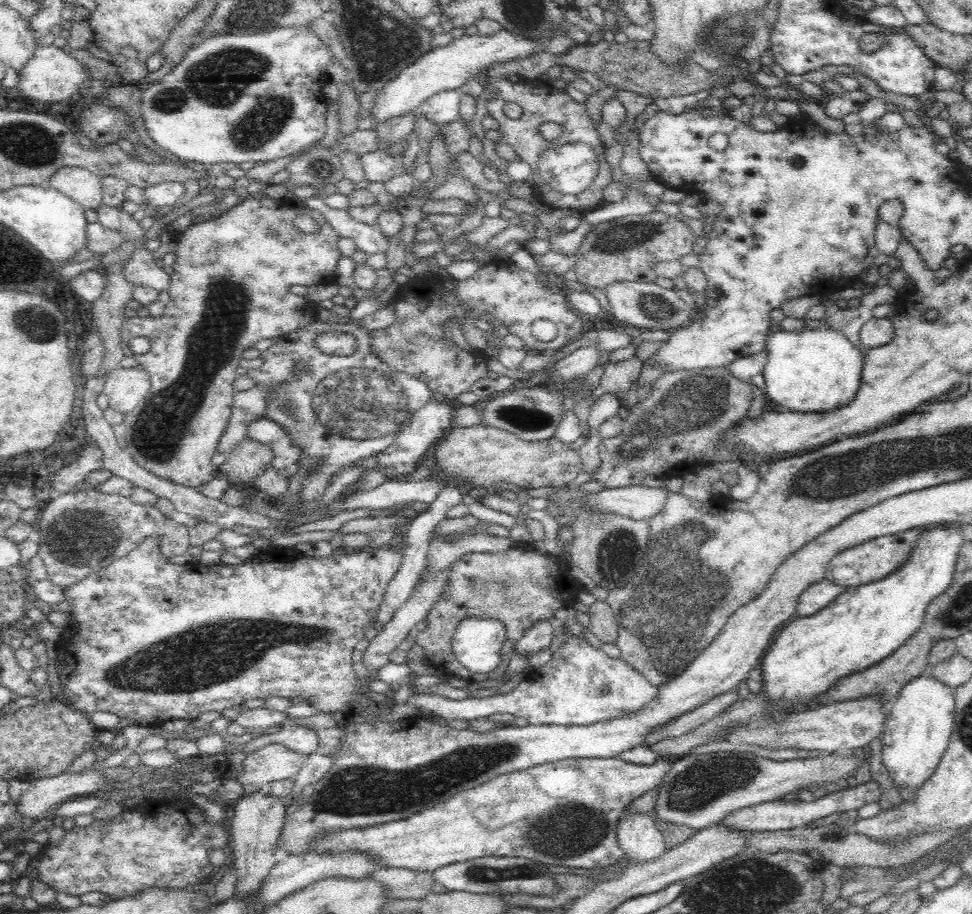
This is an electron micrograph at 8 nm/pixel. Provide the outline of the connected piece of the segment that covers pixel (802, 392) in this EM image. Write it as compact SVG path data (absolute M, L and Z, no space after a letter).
M787 323L764 340L764 394L779 407L794 412L826 412L848 404L860 388L862 351L833 328L808 328Z

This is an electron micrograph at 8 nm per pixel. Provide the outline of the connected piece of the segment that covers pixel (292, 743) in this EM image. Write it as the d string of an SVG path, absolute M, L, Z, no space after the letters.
M288 713L280 725L280 732L264 733L244 744L235 743L227 752L230 753L232 749L243 749L243 753L247 754L248 752L252 752L252 750L256 750L256 748L262 748L262 746L266 746L266 744L272 742L279 742L286 746L286 748L306 756L317 752L319 738L314 729L300 726L298 722L296 722L296 719Z

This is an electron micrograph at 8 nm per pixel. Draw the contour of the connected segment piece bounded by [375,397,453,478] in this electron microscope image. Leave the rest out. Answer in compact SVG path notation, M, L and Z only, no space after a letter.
M433 397L421 406L395 435L392 444L389 444L381 453L377 453L378 464L375 470L385 476L398 476L398 474L410 474L416 470L418 461L430 449L434 442L445 436L445 431L451 428L453 410L448 402L436 401Z

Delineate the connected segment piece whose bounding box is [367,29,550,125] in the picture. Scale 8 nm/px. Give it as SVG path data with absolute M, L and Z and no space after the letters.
M500 30L493 36L466 36L452 40L450 44L434 47L426 52L414 64L408 66L389 84L373 95L374 107L367 115L376 119L376 125L389 118L399 117L403 114L414 113L420 106L434 94L449 89L458 89L466 84L470 78L479 78L488 72L491 65L509 62L517 57L525 58L533 53L548 49L549 40L528 40L522 36L515 36L506 30Z

